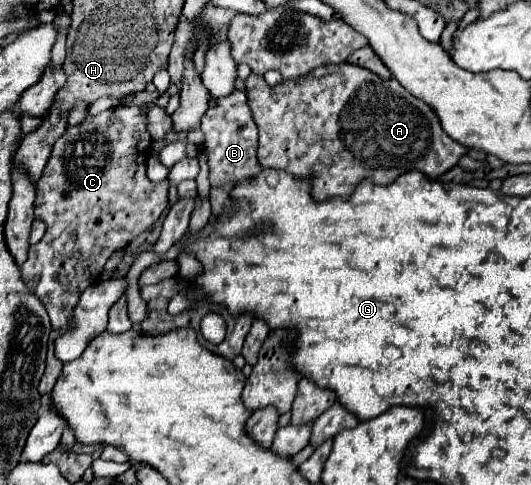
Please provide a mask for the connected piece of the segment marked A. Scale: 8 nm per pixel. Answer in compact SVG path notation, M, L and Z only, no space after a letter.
M349 62L321 66L303 78L285 80L275 86L269 86L259 74L251 74L245 80L245 86L249 108L259 128L259 164L263 168L287 170L293 176L313 174L315 200L327 200L335 196L349 198L355 186L365 178L371 178L377 184L387 184L411 170L419 170L429 178L439 178L469 152L469 148L445 134L433 110L429 128L429 106L409 94L395 78L383 80Z

